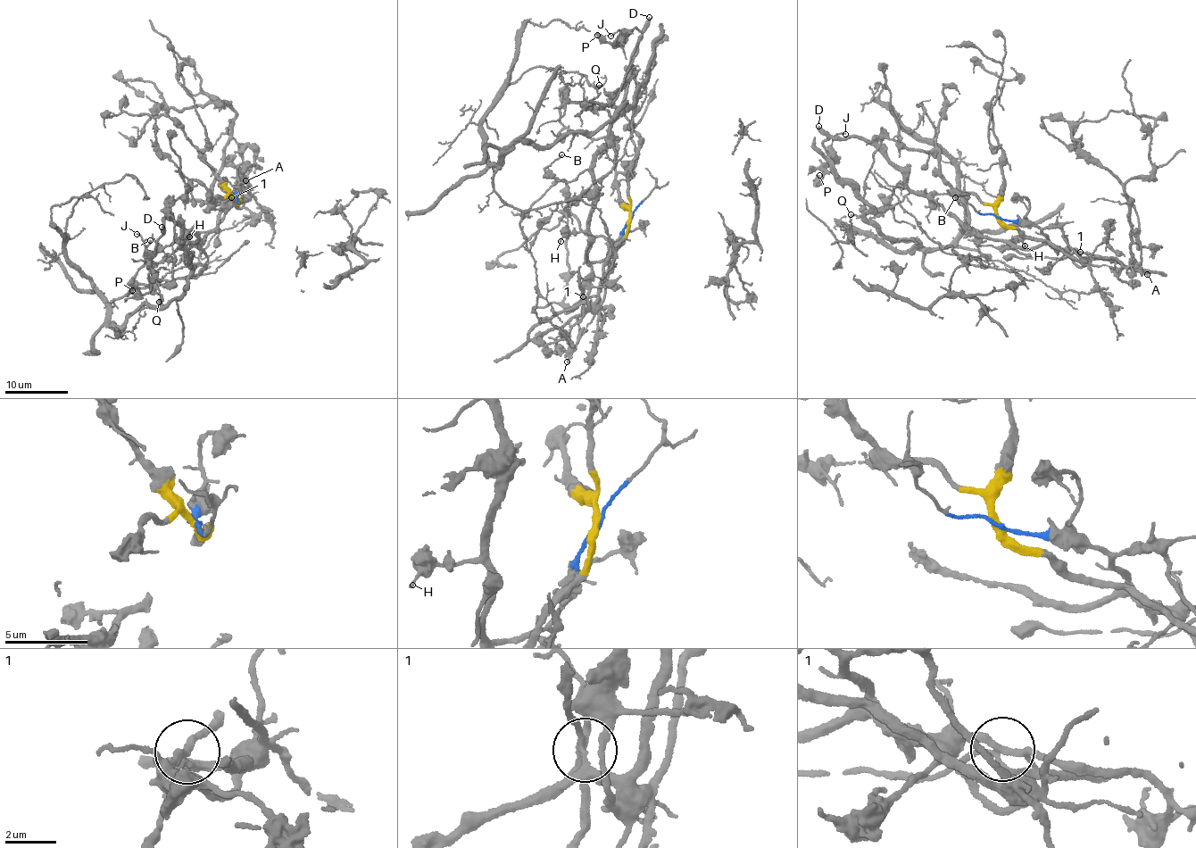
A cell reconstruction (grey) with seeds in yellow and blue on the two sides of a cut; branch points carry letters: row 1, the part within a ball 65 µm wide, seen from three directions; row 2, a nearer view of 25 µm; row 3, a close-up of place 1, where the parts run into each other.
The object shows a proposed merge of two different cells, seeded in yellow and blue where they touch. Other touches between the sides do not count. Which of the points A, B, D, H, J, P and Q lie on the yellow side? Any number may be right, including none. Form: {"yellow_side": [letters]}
{"yellow_side": []}

